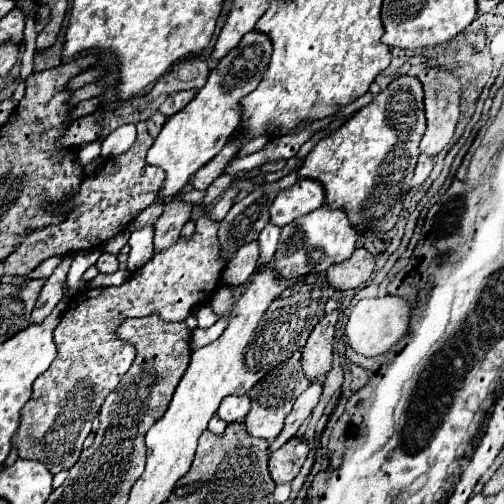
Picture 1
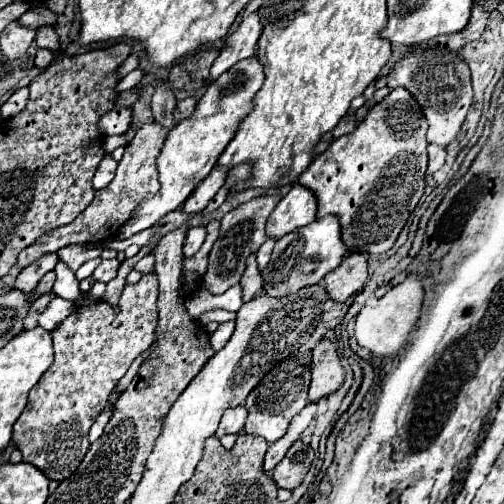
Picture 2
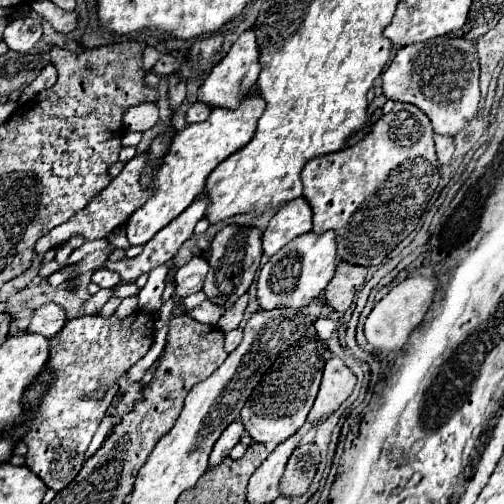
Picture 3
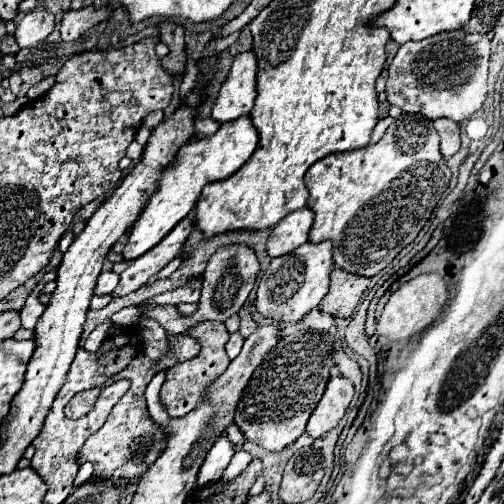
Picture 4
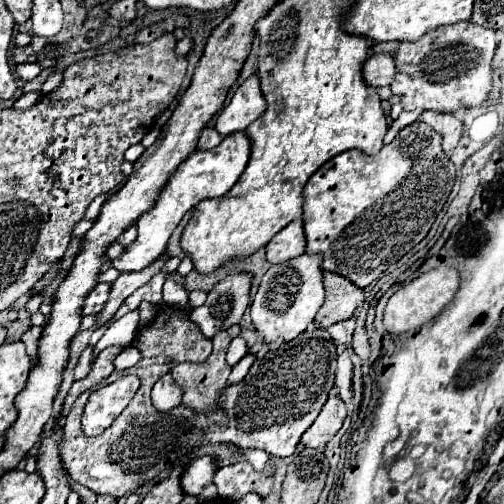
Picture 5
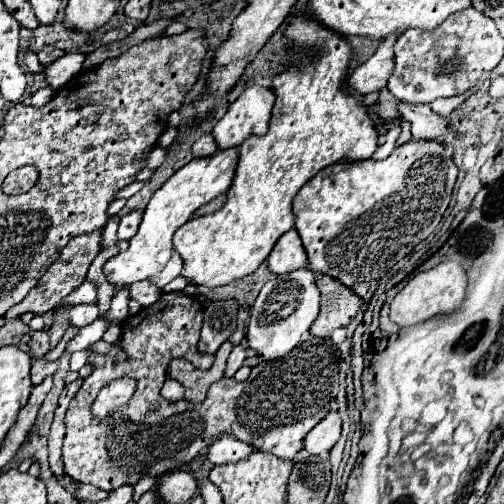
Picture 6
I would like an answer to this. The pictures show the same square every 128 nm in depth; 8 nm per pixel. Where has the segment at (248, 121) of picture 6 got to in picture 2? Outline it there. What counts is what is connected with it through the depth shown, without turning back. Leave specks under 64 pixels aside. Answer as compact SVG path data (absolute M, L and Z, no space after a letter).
M254 12L252 16L244 16L242 24L238 26L238 30L226 38L220 56L216 58L212 70L210 70L210 78L208 84L214 82L220 74L228 72L228 68L232 68L234 64L238 64L240 60L252 58L258 54L258 38L262 34L262 24L258 14Z

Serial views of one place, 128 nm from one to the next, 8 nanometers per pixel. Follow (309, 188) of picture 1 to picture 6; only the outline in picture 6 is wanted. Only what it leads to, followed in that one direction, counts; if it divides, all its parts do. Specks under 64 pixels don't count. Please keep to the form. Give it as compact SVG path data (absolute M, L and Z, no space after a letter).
M296 230L286 232L274 246L272 254L268 256L268 270L274 274L286 274L308 266L306 250Z

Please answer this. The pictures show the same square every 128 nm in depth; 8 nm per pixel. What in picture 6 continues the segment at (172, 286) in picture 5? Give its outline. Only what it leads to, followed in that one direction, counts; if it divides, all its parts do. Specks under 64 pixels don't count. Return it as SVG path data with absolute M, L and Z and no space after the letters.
M232 148L232 150L220 150L208 158L196 158L186 166L182 166L160 190L154 192L150 204L144 210L144 218L138 228L138 234L130 240L128 250L120 252L118 256L110 258L104 264L106 280L116 290L128 288L132 282L138 280L150 280L158 288L164 288L168 282L180 276L182 258L172 246L172 236L182 224L186 224L196 214L200 206L228 192L234 180L236 164L238 164L238 148Z

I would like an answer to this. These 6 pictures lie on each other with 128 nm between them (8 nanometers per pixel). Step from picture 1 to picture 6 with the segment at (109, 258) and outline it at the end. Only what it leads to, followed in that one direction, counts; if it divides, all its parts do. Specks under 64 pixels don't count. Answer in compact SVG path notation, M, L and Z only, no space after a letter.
M80 304L80 306L74 306L70 310L68 318L70 318L70 326L84 328L84 326L92 324L92 320L98 318L98 306L96 304Z

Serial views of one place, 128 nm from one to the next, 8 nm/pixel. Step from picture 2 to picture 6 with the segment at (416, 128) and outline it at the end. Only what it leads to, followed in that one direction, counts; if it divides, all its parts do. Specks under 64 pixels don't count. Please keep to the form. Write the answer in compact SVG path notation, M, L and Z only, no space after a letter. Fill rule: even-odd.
M475 86L462 96L456 96L456 98L436 98L434 102L430 102L430 108L432 108L432 112L436 112L436 114L440 114L440 116L450 116L456 108L460 108L462 106L462 102L466 100L466 98L474 94L478 91L479 87ZM436 140L432 142L406 142L402 146L398 146L388 158L384 160L362 160L362 162L356 162L356 164L336 164L336 166L328 166L324 168L318 176L314 176L314 180L310 180L294 198L294 216L296 216L296 232L300 234L302 238L302 244L306 248L306 254L308 254L308 262L312 268L312 272L322 272L322 274L328 274L336 280L340 280L344 286L348 286L354 294L358 294L360 298L364 298L368 294L368 290L372 288L374 282L378 282L396 262L400 262L406 254L410 254L414 250L416 244L420 244L422 240L426 240L438 226L438 222L442 220L442 214L446 212L448 204L450 204L450 196L452 196L452 188L454 188L454 182L456 182L456 176L458 176L458 168L456 164L450 160L450 158L442 158L444 154L444 146L438 144Z

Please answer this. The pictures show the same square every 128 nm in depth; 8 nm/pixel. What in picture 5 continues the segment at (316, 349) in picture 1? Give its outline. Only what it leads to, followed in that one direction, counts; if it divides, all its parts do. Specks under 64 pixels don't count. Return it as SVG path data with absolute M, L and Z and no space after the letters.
M330 396L328 402L324 404L320 416L316 418L316 424L312 424L312 428L308 428L308 432L304 432L304 440L302 444L308 448L316 448L322 450L330 438L336 436L336 432L342 428L346 420L346 406L338 396Z

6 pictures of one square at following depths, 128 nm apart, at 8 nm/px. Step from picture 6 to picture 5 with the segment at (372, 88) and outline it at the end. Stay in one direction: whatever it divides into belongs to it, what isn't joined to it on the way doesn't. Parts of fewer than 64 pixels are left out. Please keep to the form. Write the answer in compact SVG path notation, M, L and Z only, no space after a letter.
M386 52L372 54L362 66L362 76L364 76L364 82L372 88L390 86L392 78L394 78L394 58L392 58L392 54L386 54Z

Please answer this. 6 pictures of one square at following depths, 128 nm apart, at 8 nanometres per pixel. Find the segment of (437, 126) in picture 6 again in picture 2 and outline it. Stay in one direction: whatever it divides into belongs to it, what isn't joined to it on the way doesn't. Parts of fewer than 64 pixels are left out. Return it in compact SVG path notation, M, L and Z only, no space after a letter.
M428 144L428 156L430 156L428 174L432 174L432 172L436 172L436 170L442 168L442 164L446 160L446 148L438 146L438 144Z

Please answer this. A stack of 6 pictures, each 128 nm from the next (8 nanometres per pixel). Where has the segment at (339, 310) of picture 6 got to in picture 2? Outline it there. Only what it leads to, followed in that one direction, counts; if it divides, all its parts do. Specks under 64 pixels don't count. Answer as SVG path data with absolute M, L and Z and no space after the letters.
M356 254L356 256L346 256L342 260L342 264L328 272L328 276L324 276L322 286L326 288L328 296L334 302L346 302L352 294L356 294L364 282L368 278L368 262L364 254Z

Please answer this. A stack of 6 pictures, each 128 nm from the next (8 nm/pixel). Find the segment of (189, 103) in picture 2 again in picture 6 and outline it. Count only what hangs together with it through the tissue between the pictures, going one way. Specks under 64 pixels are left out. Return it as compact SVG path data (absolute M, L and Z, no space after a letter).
M210 134L198 138L198 140L194 142L194 146L192 146L192 154L194 154L194 158L212 156L216 150L218 150L218 148L216 148L216 142L214 142L214 138L212 138Z

